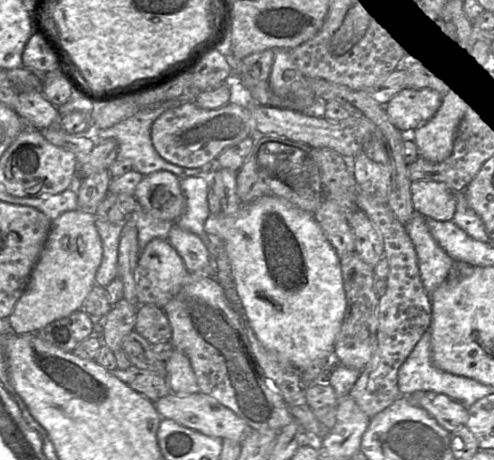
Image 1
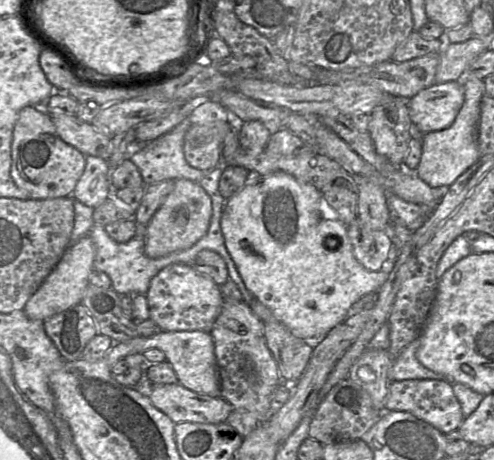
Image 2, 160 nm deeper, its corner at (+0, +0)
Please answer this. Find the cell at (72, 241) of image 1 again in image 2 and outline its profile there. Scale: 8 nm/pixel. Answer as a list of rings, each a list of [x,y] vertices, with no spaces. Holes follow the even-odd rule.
[[[90,235],[84,236],[71,244],[55,269],[25,304],[23,311],[27,317],[33,320],[45,321],[47,318],[81,303],[84,292],[90,284],[95,255],[96,248]]]

